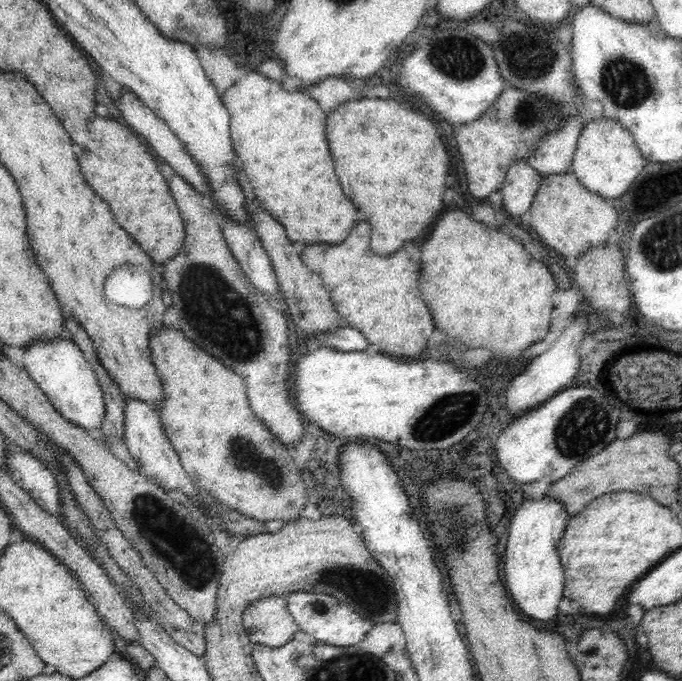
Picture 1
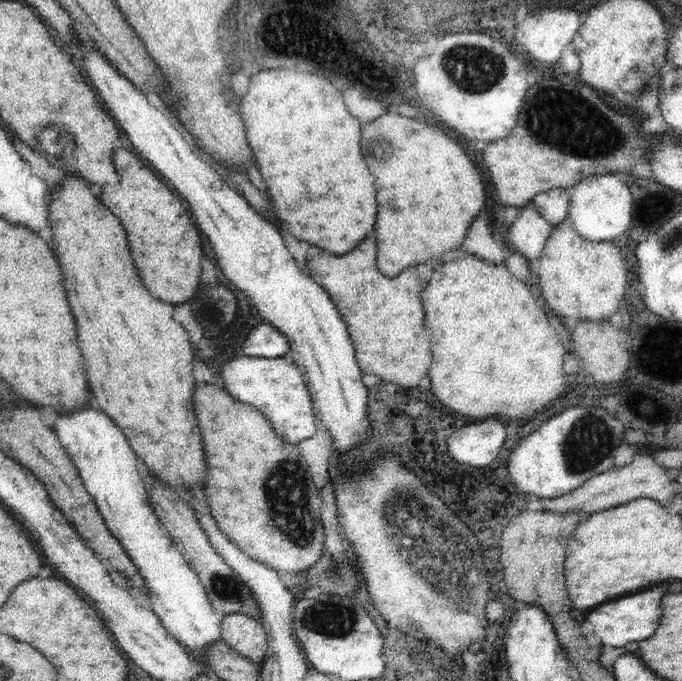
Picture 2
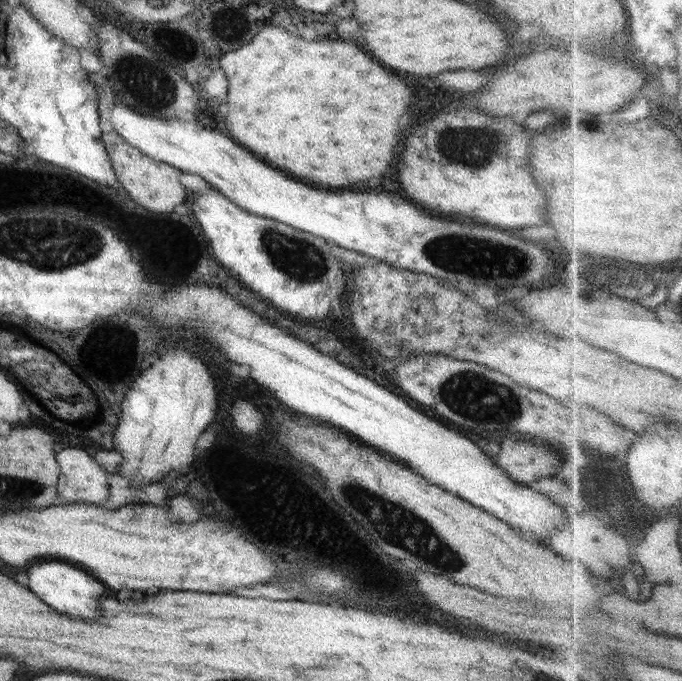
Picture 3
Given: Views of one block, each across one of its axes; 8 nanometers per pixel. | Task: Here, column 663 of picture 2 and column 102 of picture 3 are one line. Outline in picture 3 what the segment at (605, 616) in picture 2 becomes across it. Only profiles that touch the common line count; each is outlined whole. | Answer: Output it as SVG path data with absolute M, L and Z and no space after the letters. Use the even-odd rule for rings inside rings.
M38 562L28 568L28 588L38 594L40 600L44 600L48 606L54 610L68 614L72 618L82 618L82 620L96 620L100 616L100 606L98 600L106 594L106 588L90 578L86 572L64 564L64 562Z

